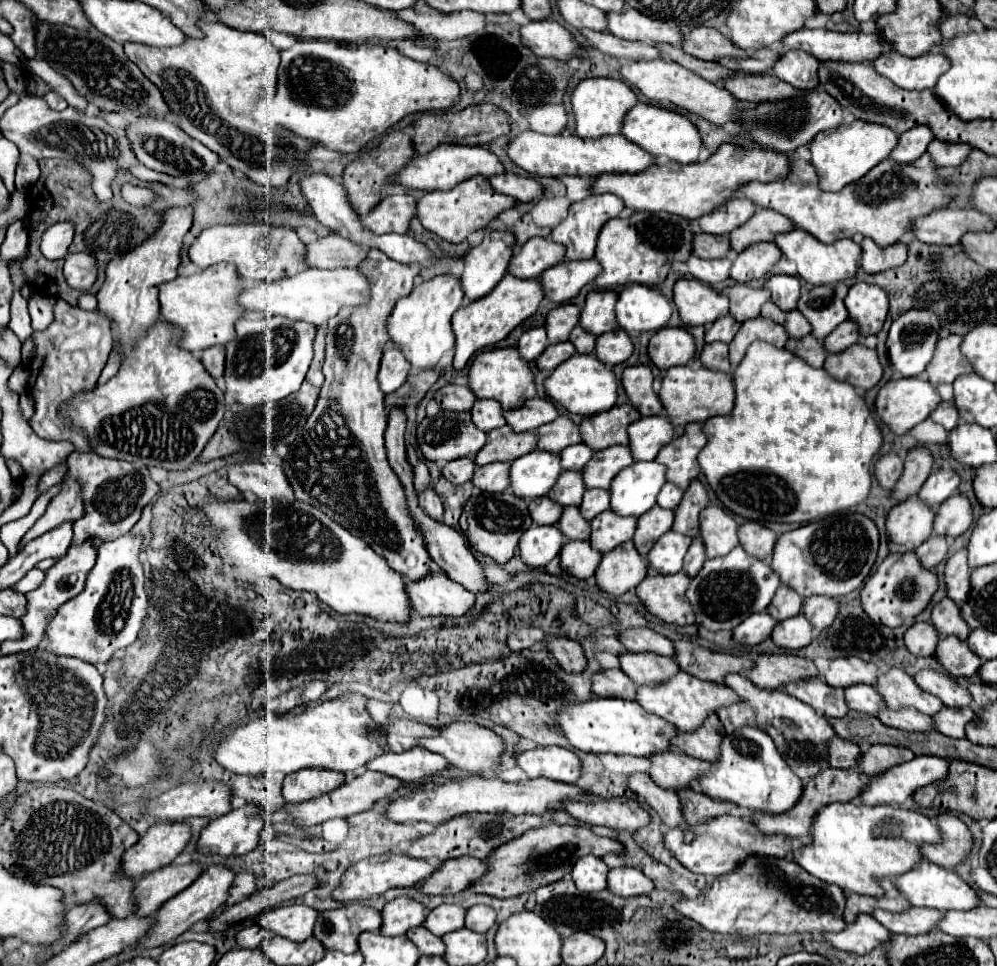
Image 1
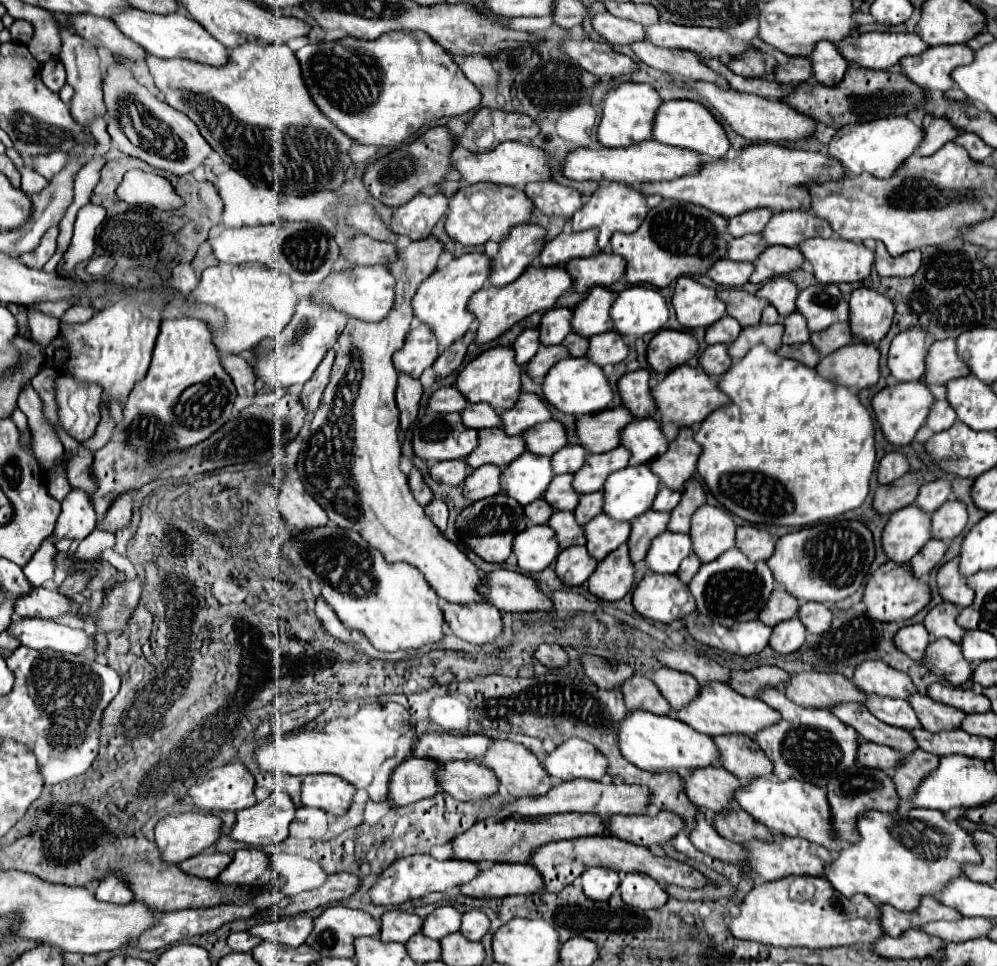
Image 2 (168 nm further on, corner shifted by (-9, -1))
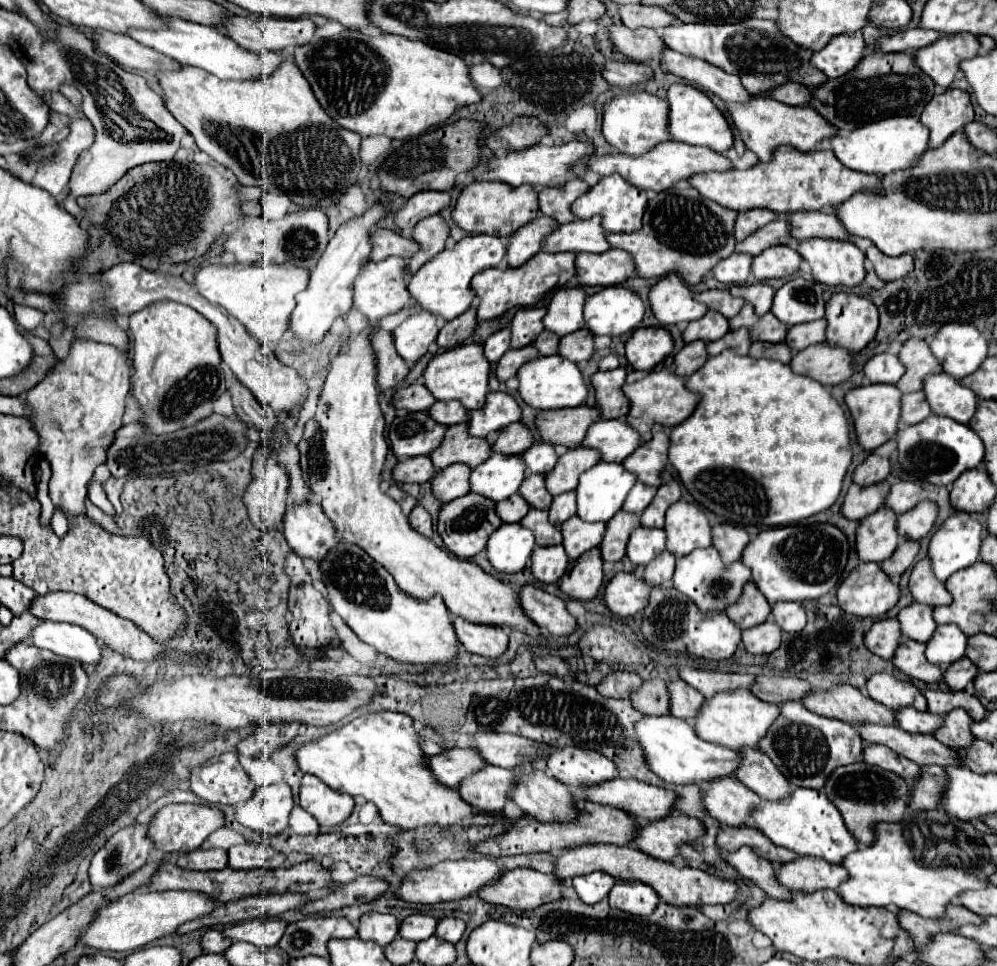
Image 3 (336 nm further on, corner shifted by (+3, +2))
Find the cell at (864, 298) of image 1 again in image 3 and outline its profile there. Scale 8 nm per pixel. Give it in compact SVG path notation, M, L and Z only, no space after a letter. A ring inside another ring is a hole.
M833 293L833 297L827 301L825 319L827 319L827 343L849 349L851 353L861 351L875 337L875 331L879 327L879 313L875 303L855 293Z

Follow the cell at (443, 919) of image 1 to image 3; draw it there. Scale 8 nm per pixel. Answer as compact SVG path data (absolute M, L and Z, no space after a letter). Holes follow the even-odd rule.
M413 913L409 917L403 919L399 935L405 939L413 939L413 941L423 941L429 939L435 933L439 919L433 915L423 915L423 913Z

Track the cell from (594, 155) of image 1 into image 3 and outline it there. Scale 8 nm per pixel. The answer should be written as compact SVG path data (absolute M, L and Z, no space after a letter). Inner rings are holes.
M663 141L663 143L657 143L657 147L649 149L643 155L625 155L625 153L611 153L611 155L601 155L601 157L593 155L587 161L587 169L595 171L601 177L619 173L625 181L629 181L635 187L653 189L659 193L695 173L727 171L727 169L731 169L731 163L721 153L715 153L707 147L695 147L695 145L687 145L687 143L679 143L679 141Z

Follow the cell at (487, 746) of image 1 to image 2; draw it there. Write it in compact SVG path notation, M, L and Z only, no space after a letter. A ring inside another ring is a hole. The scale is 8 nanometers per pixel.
M495 740L491 744L491 748L487 750L487 754L479 762L487 764L495 770L499 782L505 786L505 790L509 790L509 794L515 800L517 798L537 798L537 796L547 794L553 788L551 776L547 774L543 764L537 760L537 756L533 752L529 752L521 744L515 744L515 742L509 742L509 740Z

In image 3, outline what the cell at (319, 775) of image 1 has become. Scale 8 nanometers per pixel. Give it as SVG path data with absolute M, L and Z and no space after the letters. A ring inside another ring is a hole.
M303 775L299 787L299 805L321 825L333 827L351 815L355 801L351 795L333 791L315 775Z

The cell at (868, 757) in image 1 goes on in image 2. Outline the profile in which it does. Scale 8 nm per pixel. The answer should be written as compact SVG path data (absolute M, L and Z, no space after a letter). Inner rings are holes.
M915 750L915 754L905 756L903 766L893 772L893 782L899 790L903 802L909 802L917 792L917 786L939 766L939 758L935 754L927 754L925 750Z

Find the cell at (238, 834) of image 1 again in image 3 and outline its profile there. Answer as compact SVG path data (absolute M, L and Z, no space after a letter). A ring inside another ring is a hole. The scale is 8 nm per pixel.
M287 783L267 785L237 807L235 819L261 835L277 835L287 827L287 817L293 809L293 795Z

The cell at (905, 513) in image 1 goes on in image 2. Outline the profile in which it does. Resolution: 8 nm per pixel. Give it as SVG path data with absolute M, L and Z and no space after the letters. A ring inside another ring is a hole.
M913 504L895 510L881 534L885 556L899 564L909 562L925 546L925 542L931 540L929 520L929 514Z

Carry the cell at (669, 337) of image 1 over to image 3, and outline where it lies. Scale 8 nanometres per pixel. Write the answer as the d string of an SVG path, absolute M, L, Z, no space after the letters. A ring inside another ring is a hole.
M641 327L625 343L625 357L635 371L651 371L673 353L673 337L663 327Z

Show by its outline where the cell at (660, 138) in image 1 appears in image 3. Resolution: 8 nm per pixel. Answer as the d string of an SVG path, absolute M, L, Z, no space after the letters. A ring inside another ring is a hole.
M671 85L667 91L667 101L669 101L669 117L667 117L667 131L673 141L683 141L689 145L703 145L709 147L711 151L723 153L729 147L733 147L733 133L727 125L727 119L723 113L709 101L705 93L691 85Z

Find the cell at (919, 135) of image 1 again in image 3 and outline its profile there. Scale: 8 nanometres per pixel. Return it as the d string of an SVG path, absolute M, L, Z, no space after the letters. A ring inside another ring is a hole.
M947 89L945 93L935 95L921 113L921 123L931 131L929 147L939 147L971 121L973 107L969 95L961 89Z

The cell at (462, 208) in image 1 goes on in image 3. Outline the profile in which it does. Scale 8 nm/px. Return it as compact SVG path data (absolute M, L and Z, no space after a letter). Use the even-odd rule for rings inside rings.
M475 181L461 191L451 211L451 217L469 235L487 233L495 237L507 237L525 223L533 221L535 213L537 213L537 193L533 191L531 185L511 187L507 183L497 183L497 181L481 181L481 183Z

